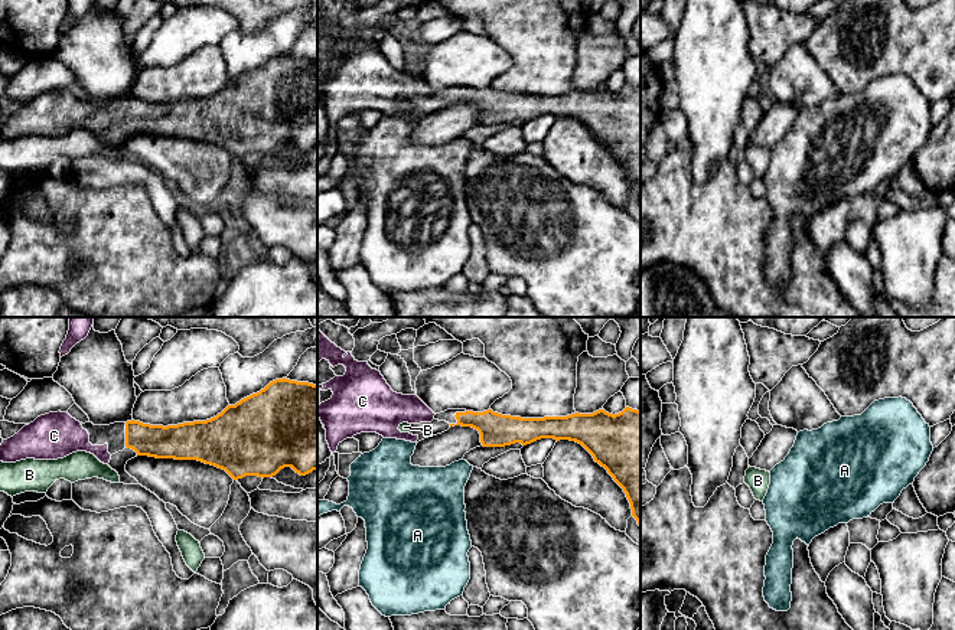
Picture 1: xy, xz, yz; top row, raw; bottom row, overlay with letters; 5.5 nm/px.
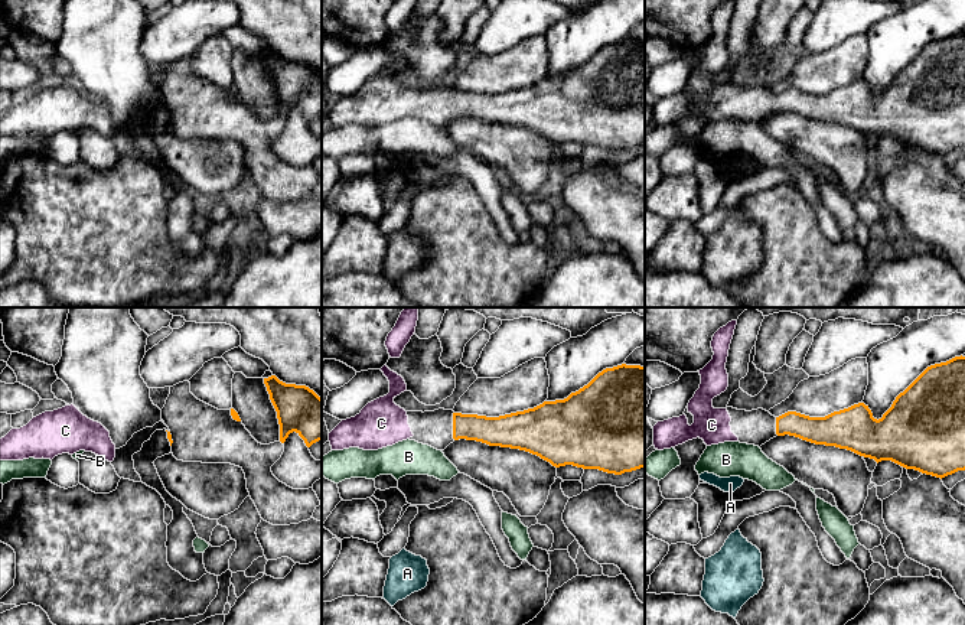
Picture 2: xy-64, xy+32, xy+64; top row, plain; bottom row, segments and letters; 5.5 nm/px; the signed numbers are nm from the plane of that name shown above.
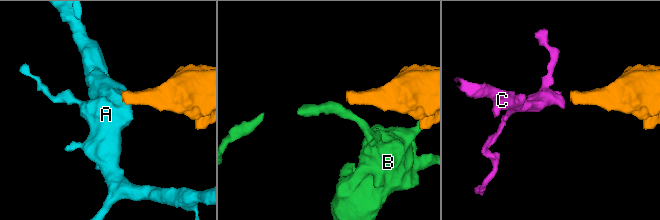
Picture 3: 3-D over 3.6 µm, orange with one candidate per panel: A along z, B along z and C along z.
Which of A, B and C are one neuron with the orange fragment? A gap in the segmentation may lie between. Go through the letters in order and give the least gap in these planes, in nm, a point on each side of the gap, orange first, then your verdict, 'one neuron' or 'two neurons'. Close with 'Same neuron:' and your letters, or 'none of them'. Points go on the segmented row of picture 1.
A: 130 nm | xz (483, 446), (472, 466) | two neurons
B: 150 nm | xy (127, 447), (114, 470) | two neurons
C: 100 nm | xy (126, 446), (110, 454) | one neuron
Same neuron: C

